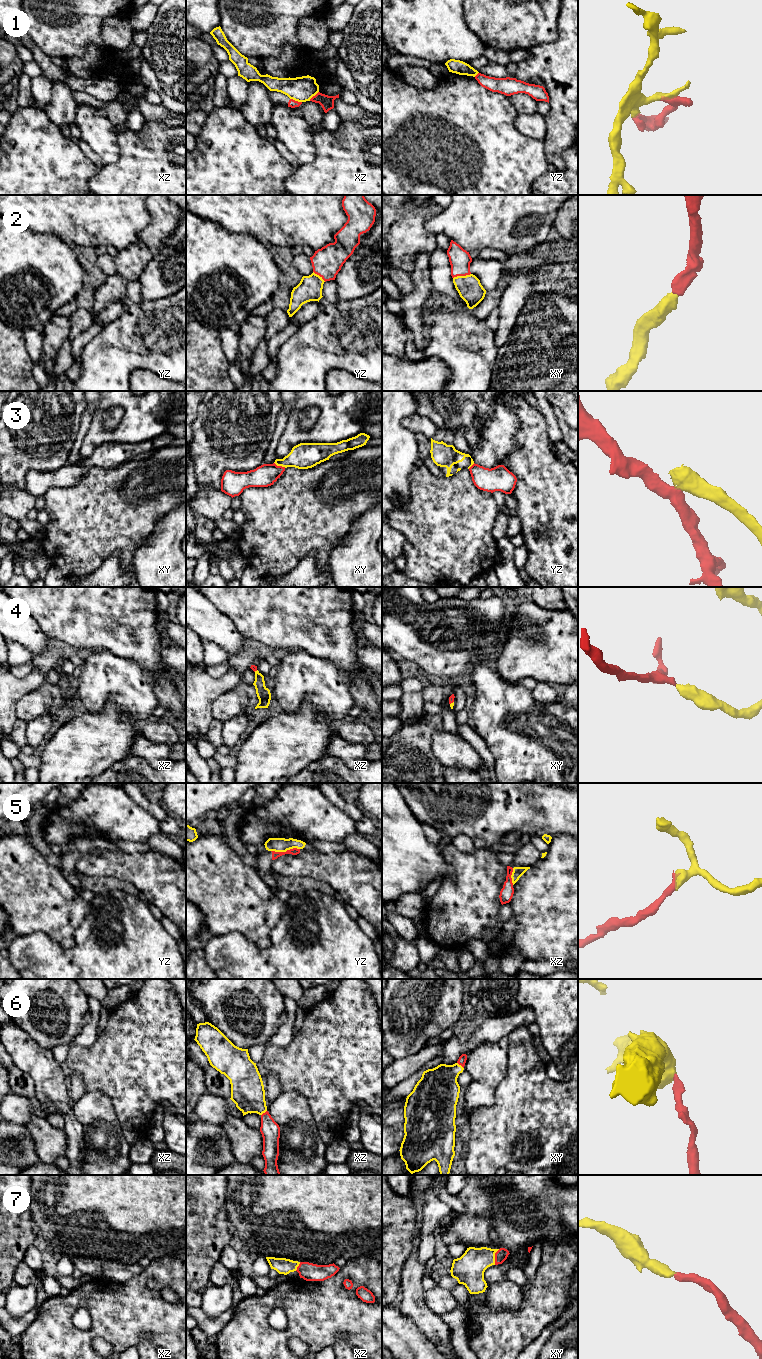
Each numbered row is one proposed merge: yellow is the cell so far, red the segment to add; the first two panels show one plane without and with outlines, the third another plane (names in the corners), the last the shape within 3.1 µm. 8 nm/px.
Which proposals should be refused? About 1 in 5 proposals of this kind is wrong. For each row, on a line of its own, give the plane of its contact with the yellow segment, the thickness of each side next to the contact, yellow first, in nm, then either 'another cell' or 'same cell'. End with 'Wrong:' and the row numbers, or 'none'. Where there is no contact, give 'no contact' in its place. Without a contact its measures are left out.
1: xz | 200/70 nm | another cell
2: xy | 190/170 nm | same cell
3: xy | 200/180 nm | another cell
4: xy | 30/50 nm | same cell
5: yz | 110/60 nm | another cell
6: xy | 320/70 nm | same cell
7: xy | 240/100 nm | same cell
Wrong: 1, 3, 5

